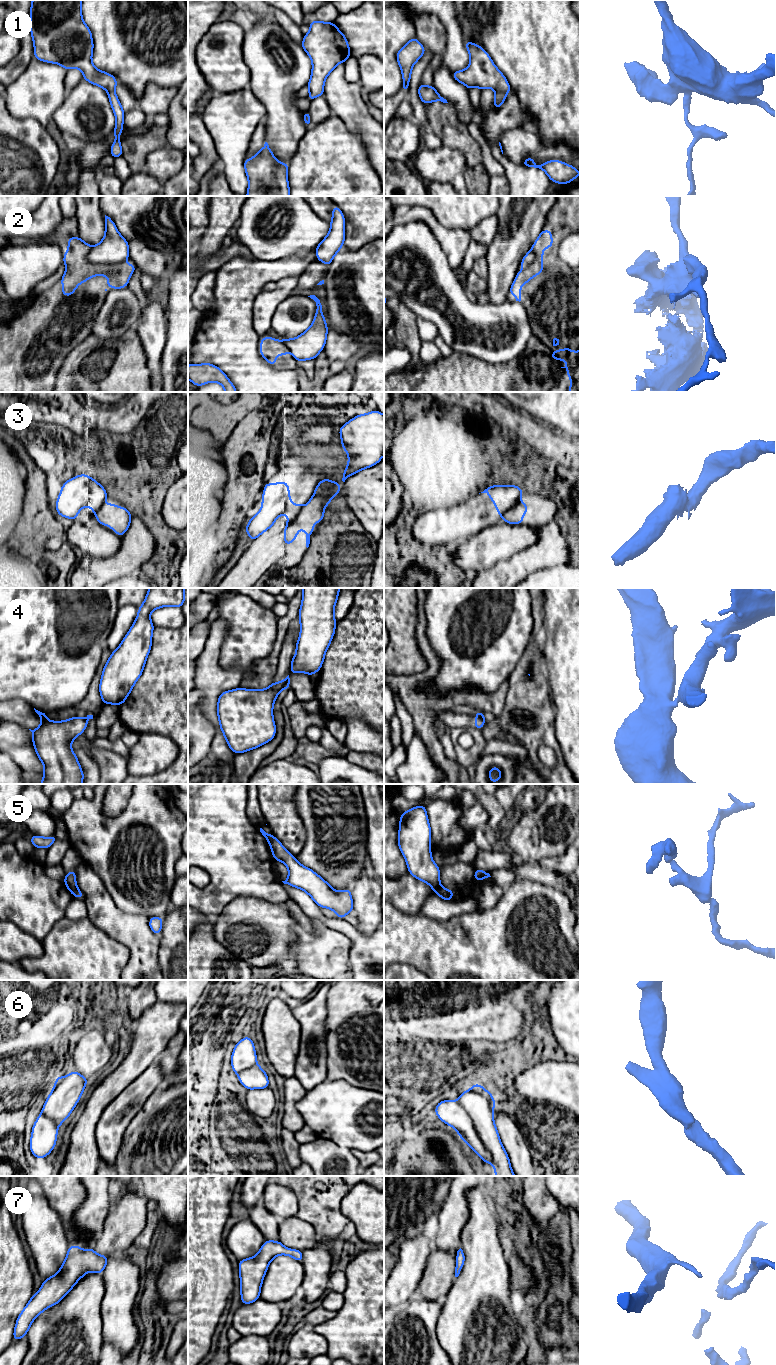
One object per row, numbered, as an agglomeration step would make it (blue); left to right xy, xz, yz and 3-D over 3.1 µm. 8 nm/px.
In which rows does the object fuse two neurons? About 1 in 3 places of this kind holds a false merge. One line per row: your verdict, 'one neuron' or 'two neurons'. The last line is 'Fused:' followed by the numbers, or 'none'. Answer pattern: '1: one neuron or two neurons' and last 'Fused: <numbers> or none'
1: one neuron
2: two neurons
3: two neurons
4: two neurons
5: two neurons
6: two neurons
7: one neuron
Fused: 2, 3, 4, 5, 6

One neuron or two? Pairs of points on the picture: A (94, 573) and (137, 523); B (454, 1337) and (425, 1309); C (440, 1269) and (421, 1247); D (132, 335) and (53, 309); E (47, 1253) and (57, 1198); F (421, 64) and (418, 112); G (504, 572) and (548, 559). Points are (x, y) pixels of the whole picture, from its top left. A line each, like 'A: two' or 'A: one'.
A: one
B: two
C: two
D: two
E: two
F: one
G: one

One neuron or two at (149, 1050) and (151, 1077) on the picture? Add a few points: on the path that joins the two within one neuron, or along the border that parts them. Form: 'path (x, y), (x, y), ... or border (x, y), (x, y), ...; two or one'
path (149, 1057), (149, 1070); one

